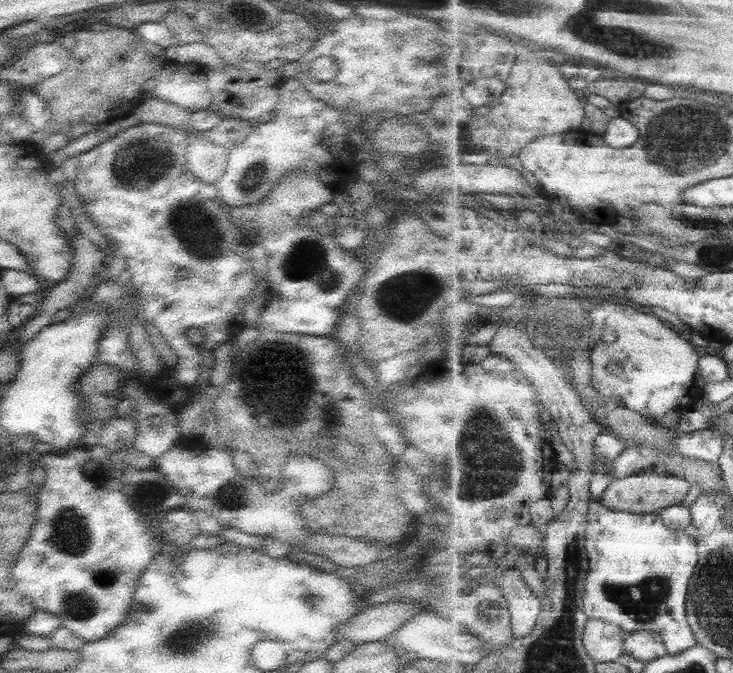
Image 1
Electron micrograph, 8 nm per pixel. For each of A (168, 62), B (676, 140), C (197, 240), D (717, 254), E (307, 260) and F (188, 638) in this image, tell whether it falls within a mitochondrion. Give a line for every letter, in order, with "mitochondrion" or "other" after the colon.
A: other
B: mitochondrion
C: mitochondrion
D: mitochondrion
E: mitochondrion
F: mitochondrion

